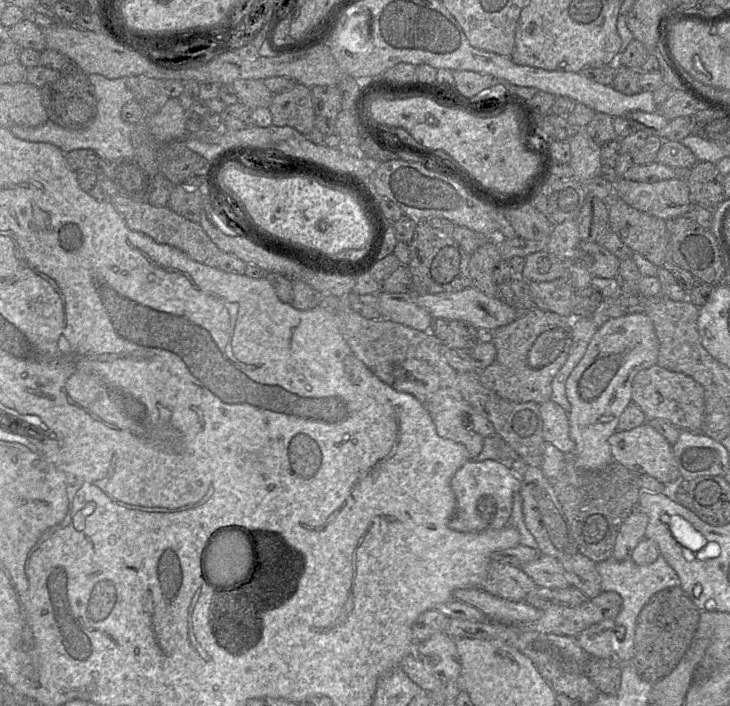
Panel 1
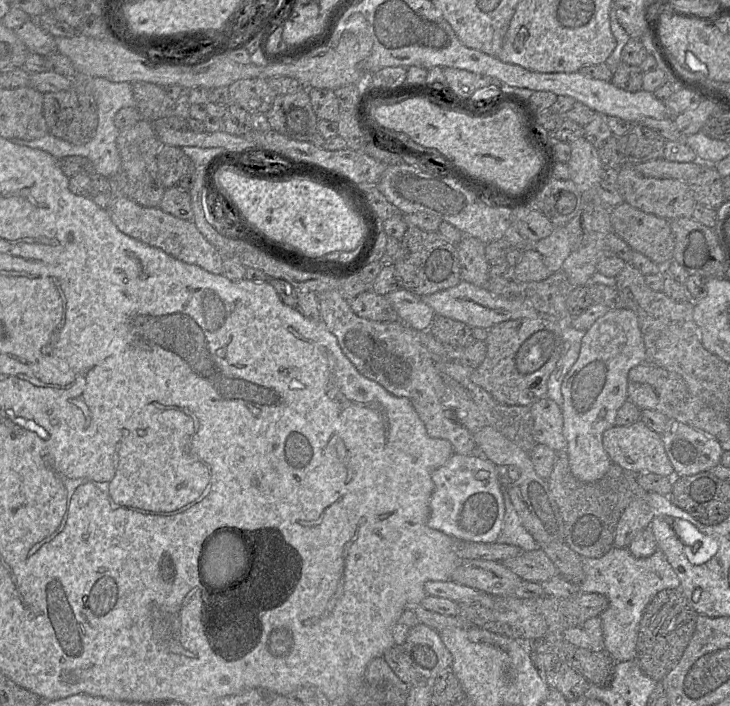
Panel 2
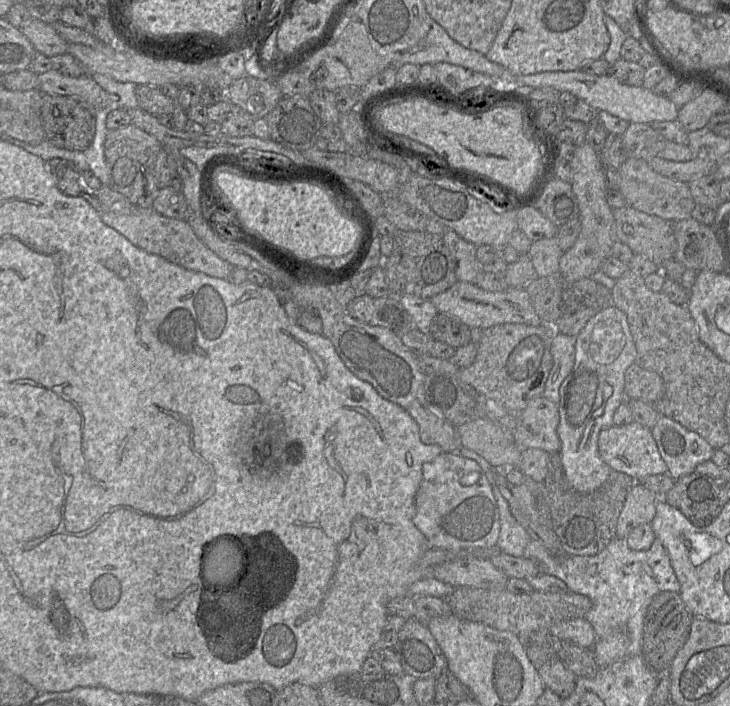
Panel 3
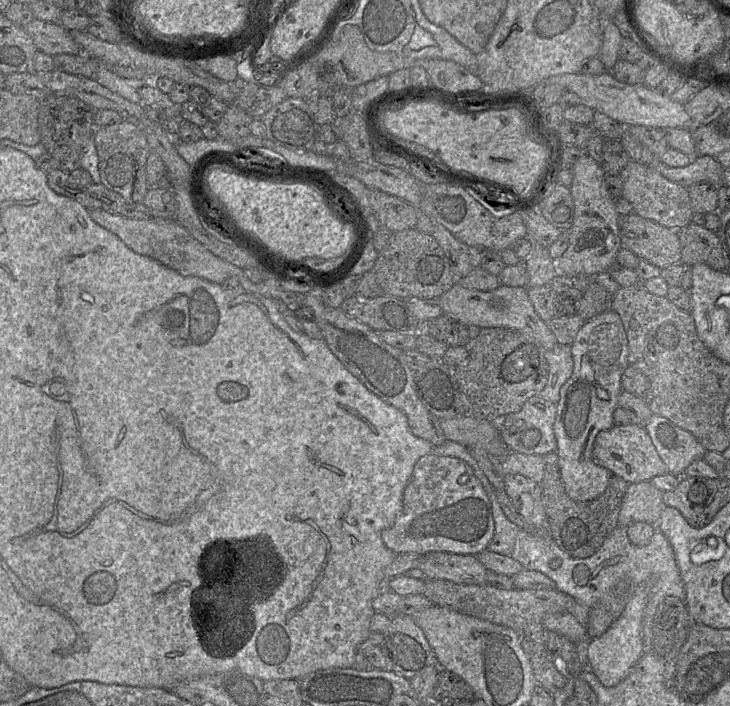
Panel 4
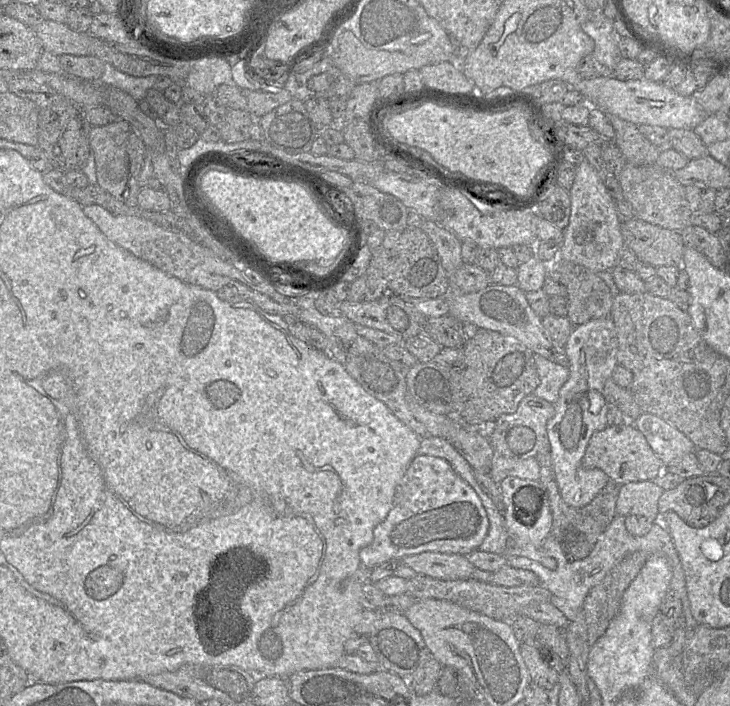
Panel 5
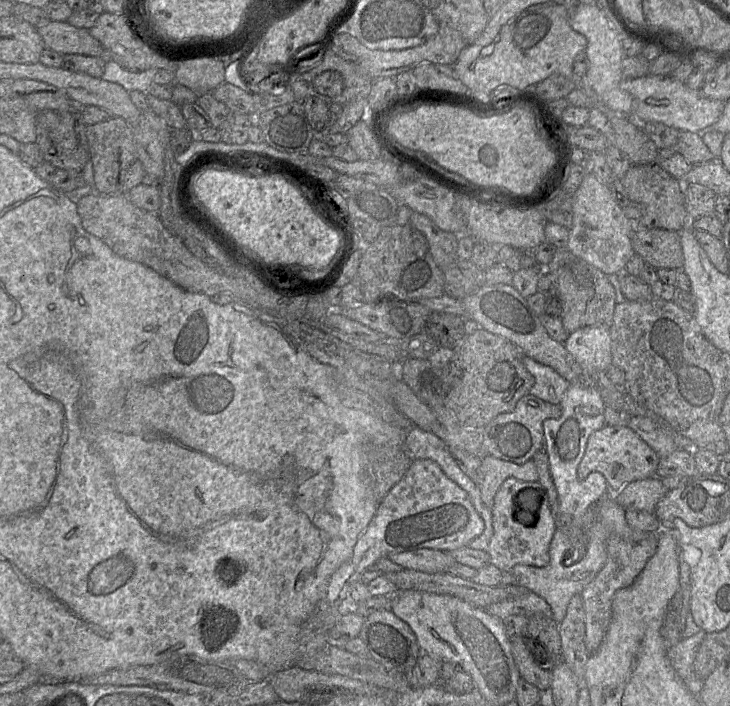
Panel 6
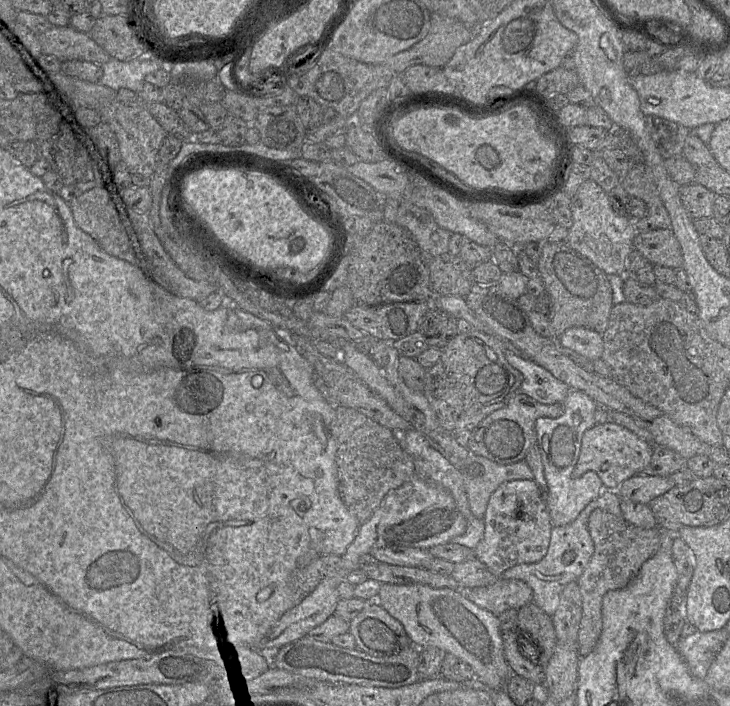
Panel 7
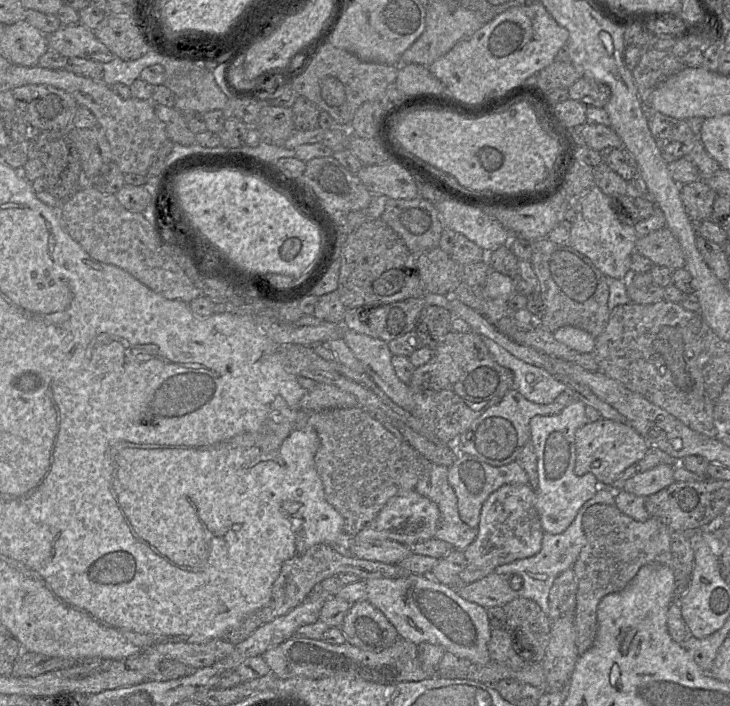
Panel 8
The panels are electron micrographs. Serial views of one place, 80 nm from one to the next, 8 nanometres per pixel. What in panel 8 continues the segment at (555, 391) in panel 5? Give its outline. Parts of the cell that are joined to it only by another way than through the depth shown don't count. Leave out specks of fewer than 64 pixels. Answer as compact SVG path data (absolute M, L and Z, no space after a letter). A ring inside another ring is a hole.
M482 337L483 342L488 348L494 360L501 366L510 369L514 375L513 389L521 393L527 400L536 404L550 404L562 392L567 390L567 387L562 382L558 381L553 375L545 369L530 365L512 355L505 348L498 345L495 341Z

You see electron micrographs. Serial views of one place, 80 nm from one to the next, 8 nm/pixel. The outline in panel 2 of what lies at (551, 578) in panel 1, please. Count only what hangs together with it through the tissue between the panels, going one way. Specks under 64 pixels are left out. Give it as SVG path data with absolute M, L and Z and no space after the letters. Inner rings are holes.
M541 549L523 552L502 563L522 580L530 582L541 583L560 575L556 566Z

